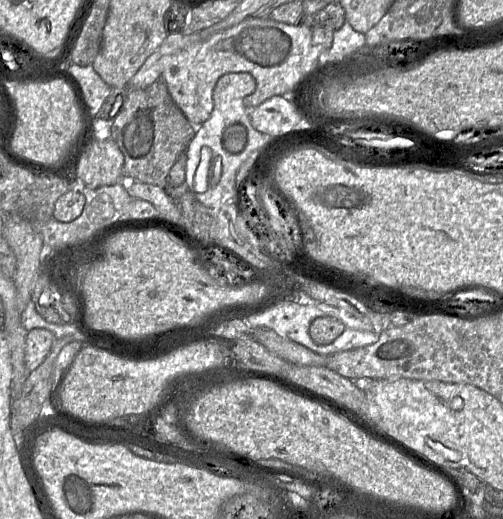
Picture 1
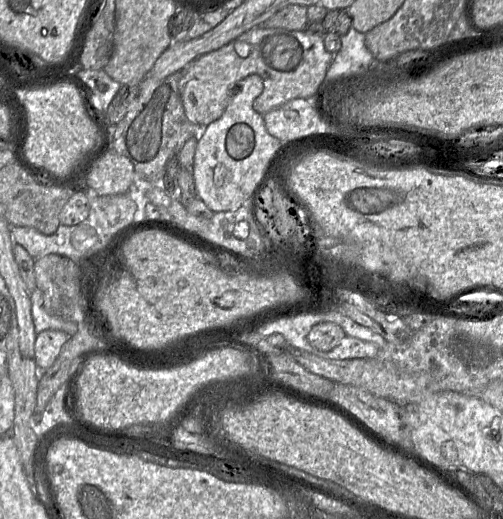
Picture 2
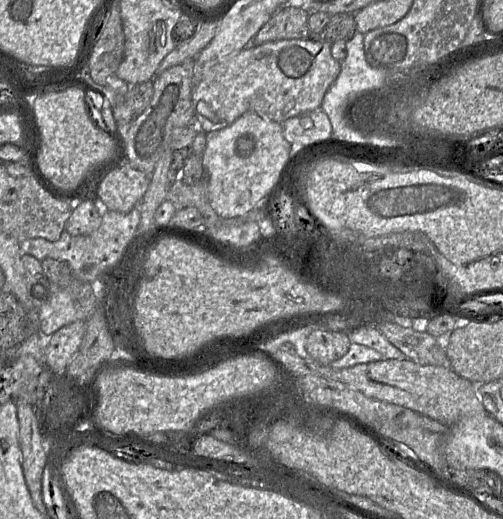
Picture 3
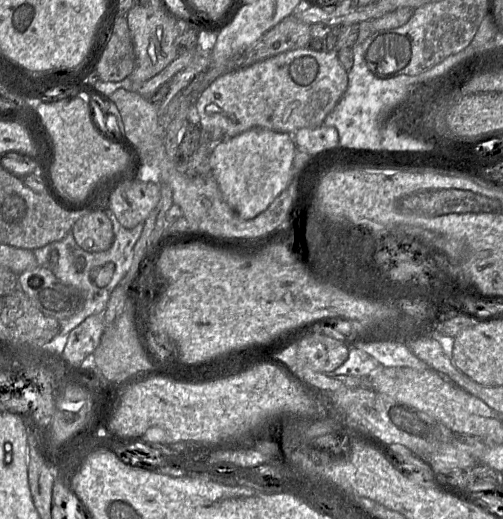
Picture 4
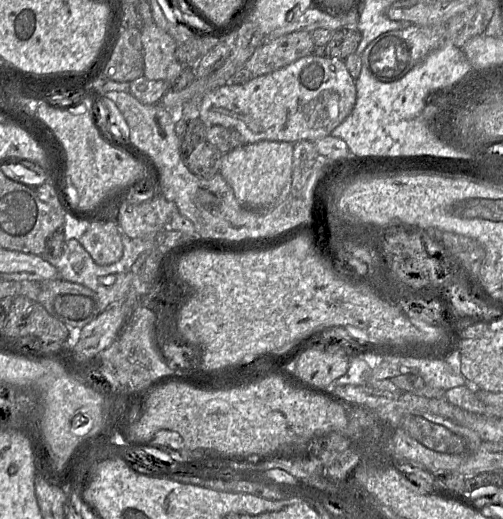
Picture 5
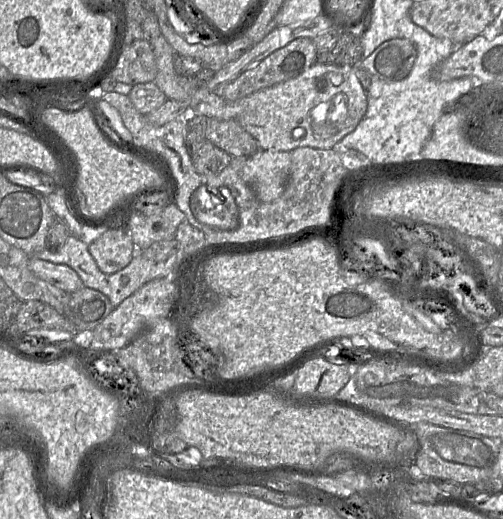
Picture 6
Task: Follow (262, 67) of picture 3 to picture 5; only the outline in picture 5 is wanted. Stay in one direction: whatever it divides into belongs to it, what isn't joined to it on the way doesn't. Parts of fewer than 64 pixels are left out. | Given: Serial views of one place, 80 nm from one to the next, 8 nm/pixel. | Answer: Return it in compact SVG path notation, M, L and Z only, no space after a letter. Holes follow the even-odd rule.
M314 54L272 73L259 76L243 84L226 84L204 94L199 104L199 118L207 126L220 125L237 131L243 144L260 141L296 143L301 140L314 142L331 135L352 112L356 102L356 85L344 60L319 57Z

